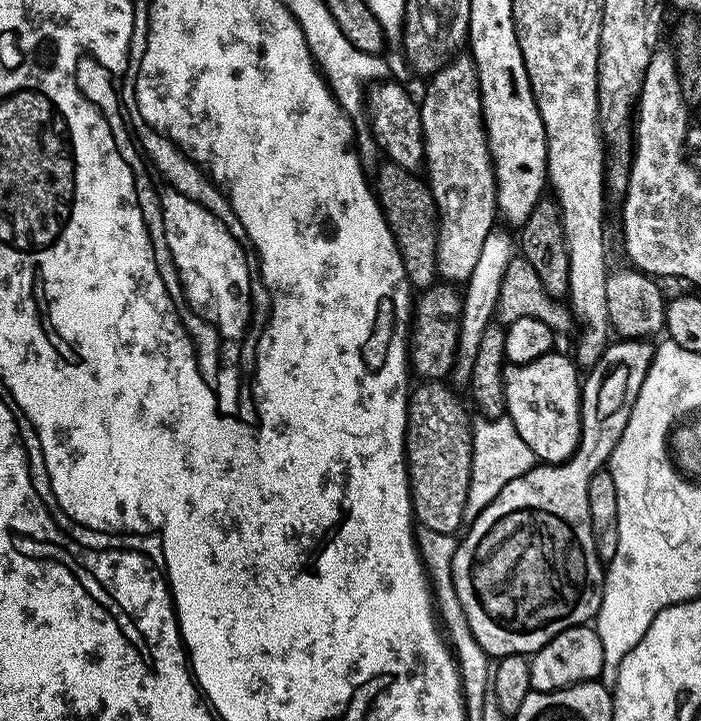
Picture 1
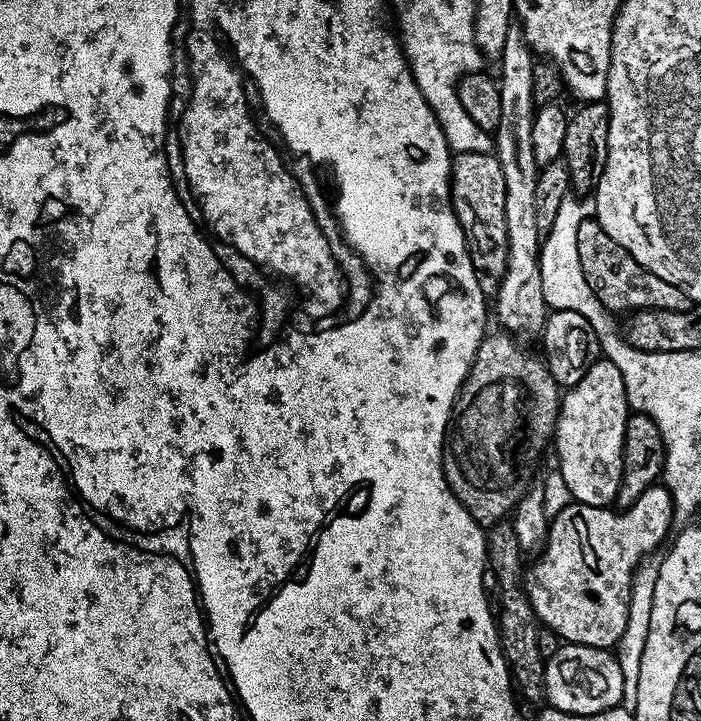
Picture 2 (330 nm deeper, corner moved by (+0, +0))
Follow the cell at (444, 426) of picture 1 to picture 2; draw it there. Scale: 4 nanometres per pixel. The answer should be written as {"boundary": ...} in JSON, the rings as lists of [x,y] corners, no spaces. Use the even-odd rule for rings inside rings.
{"boundary":[[[496,330],[496,333],[485,335],[484,340],[478,346],[478,350],[472,359],[470,370],[466,374],[466,378],[462,382],[462,386],[456,395],[456,401],[452,407],[452,417],[448,420],[448,431],[444,433],[444,477],[448,483],[448,489],[458,498],[458,502],[462,502],[462,506],[466,506],[468,513],[477,520],[481,526],[491,526],[505,519],[516,507],[516,504],[524,496],[524,491],[528,487],[530,481],[529,474],[523,472],[520,467],[527,462],[528,456],[528,431],[532,431],[532,448],[536,452],[540,452],[544,448],[544,443],[553,439],[556,430],[556,419],[560,413],[560,397],[562,389],[560,385],[554,382],[554,378],[550,374],[550,370],[544,364],[543,359],[527,356],[522,349],[519,348],[517,337],[503,331]]]}

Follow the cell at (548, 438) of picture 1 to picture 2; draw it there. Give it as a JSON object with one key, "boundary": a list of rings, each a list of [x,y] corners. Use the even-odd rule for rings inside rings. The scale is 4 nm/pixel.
{"boundary":[[[597,358],[589,364],[588,373],[575,386],[567,389],[560,397],[560,413],[556,419],[554,445],[558,470],[569,486],[573,501],[577,504],[607,508],[616,499],[622,478],[622,454],[626,438],[626,422],[630,415],[626,382],[622,382],[622,370],[607,358]]]}

